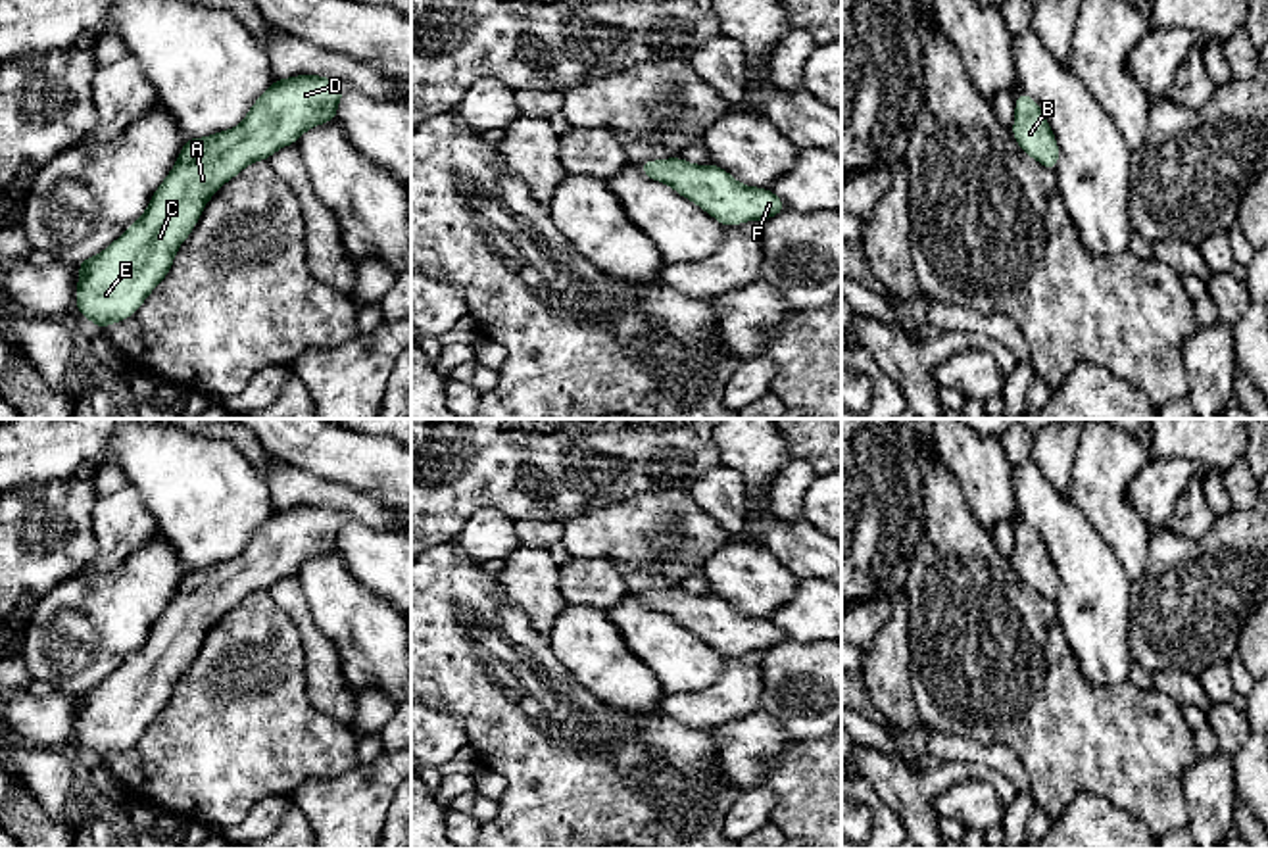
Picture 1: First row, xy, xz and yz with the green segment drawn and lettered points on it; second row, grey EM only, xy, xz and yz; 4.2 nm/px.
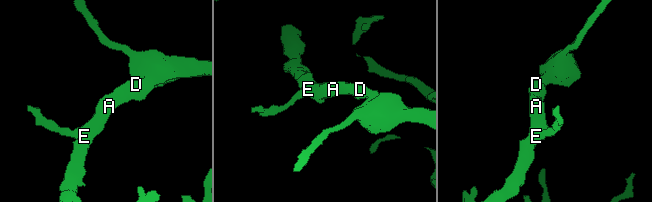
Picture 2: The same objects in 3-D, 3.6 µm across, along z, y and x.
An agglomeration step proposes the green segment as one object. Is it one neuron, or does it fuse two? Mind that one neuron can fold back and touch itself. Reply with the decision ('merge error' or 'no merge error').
no merge error

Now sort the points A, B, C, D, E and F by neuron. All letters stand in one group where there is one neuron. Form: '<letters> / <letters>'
A B C D E F

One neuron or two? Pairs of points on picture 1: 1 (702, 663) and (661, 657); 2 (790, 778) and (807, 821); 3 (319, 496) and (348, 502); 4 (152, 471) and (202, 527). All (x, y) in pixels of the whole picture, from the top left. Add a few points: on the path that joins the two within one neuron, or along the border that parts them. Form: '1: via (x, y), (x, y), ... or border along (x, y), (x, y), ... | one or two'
1: via (692, 663), (671, 657) | one
2: via (800, 788), (807, 796), (807, 811) | one
3: via (327, 496), (341, 496) | one
4: via (166, 485), (195, 513) | one

